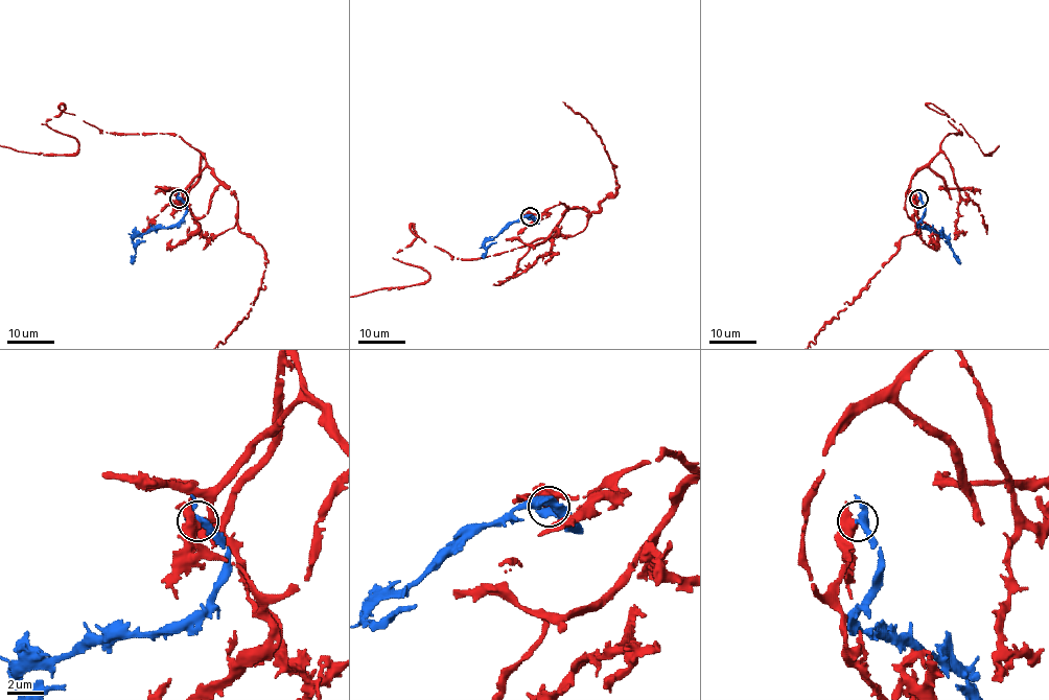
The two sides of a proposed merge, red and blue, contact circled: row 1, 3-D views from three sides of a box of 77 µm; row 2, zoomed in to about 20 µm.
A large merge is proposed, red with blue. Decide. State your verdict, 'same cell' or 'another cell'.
another cell

